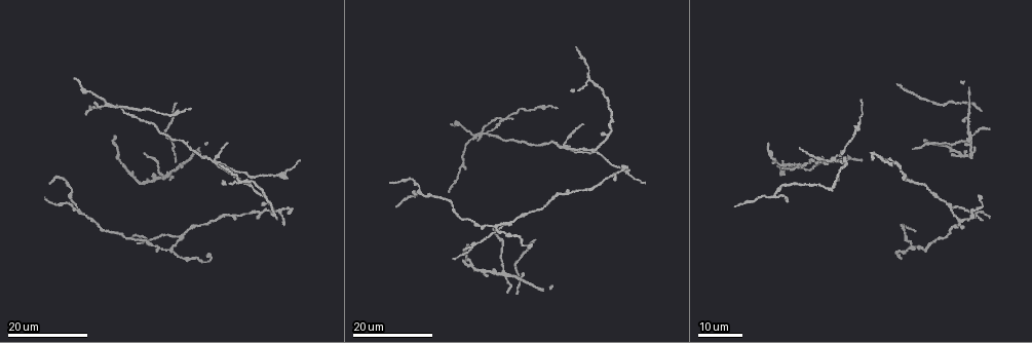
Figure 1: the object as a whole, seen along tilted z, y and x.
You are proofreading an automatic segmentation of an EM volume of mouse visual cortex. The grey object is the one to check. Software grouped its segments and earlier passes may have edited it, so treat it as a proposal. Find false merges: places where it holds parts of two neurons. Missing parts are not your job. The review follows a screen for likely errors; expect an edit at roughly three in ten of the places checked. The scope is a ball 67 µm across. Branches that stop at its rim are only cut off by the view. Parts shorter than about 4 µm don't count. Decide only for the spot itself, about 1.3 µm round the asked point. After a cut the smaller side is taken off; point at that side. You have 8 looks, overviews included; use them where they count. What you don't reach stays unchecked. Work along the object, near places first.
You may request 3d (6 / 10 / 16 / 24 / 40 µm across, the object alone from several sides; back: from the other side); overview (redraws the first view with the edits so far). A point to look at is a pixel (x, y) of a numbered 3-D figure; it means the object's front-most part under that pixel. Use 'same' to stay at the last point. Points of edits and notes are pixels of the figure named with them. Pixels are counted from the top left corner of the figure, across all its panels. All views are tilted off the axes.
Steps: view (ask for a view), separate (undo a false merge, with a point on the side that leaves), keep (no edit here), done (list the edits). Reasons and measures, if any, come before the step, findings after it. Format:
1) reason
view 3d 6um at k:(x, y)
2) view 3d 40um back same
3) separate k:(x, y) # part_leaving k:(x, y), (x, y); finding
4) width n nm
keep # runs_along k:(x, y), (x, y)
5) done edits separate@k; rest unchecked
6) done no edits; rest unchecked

small branch off a trunk
view 3d 24um at 1:(910, 247)

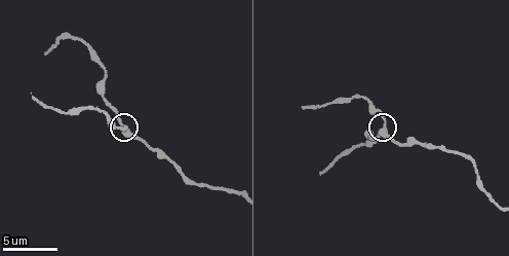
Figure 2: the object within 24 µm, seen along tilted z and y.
closer look
view 3d 6um same

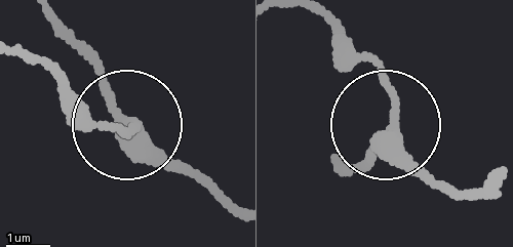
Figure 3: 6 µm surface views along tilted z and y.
keep # runs_along 3:(472, 195), (410, 154), (384, 85), (349, 45); one neuron here

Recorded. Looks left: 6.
small branch off a trunk
view 3d 16um at 1:(502, 271)

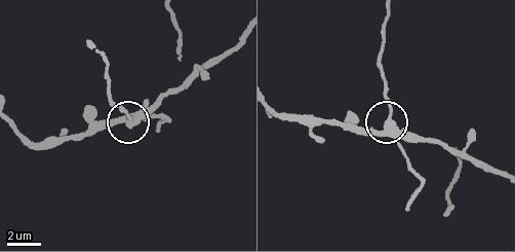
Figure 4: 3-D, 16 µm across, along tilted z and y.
view 3d 6um at 4:(390, 123)

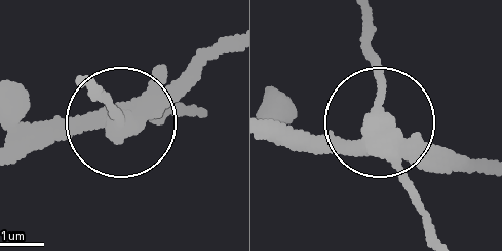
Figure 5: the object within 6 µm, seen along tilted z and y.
separate 5:(413, 198) # part_leaving 5:(383, 143), (430, 223); two neurons meet here

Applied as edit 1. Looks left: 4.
view 3d 16um at 1:(481, 270)

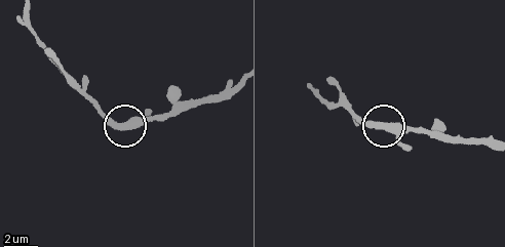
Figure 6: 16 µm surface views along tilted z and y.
zoom in
view 3d 10um at 6:(381, 124)

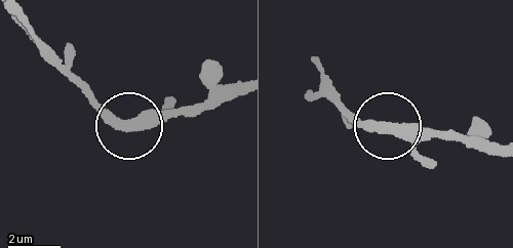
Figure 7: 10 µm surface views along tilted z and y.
closer look
view 3d 6um at 7:(127, 124)

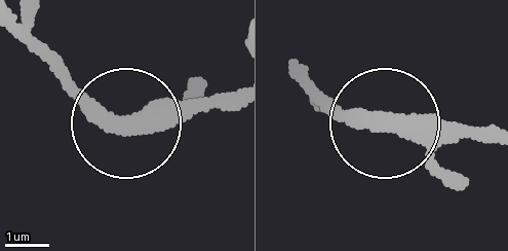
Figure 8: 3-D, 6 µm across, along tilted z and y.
side_arm 17 um
keep # one neuron here

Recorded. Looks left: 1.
done edits separate@5; rest unchecked

